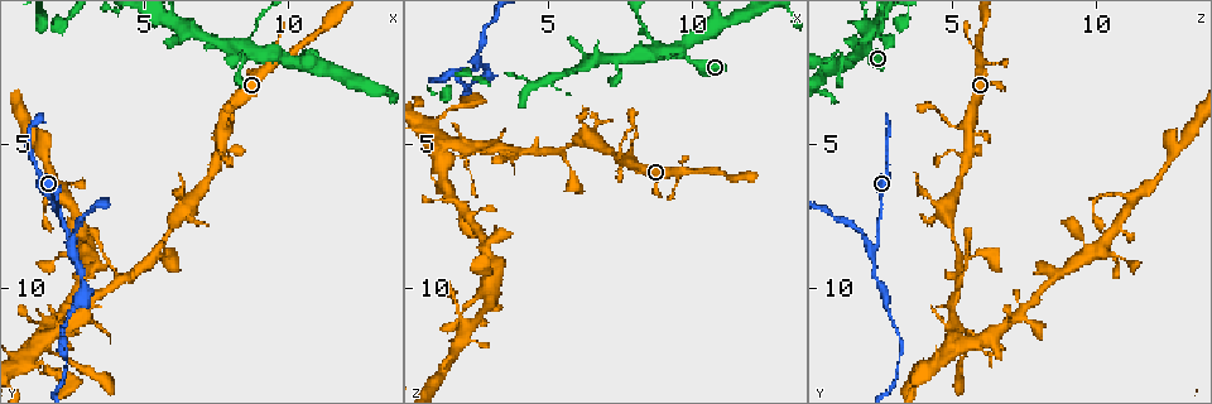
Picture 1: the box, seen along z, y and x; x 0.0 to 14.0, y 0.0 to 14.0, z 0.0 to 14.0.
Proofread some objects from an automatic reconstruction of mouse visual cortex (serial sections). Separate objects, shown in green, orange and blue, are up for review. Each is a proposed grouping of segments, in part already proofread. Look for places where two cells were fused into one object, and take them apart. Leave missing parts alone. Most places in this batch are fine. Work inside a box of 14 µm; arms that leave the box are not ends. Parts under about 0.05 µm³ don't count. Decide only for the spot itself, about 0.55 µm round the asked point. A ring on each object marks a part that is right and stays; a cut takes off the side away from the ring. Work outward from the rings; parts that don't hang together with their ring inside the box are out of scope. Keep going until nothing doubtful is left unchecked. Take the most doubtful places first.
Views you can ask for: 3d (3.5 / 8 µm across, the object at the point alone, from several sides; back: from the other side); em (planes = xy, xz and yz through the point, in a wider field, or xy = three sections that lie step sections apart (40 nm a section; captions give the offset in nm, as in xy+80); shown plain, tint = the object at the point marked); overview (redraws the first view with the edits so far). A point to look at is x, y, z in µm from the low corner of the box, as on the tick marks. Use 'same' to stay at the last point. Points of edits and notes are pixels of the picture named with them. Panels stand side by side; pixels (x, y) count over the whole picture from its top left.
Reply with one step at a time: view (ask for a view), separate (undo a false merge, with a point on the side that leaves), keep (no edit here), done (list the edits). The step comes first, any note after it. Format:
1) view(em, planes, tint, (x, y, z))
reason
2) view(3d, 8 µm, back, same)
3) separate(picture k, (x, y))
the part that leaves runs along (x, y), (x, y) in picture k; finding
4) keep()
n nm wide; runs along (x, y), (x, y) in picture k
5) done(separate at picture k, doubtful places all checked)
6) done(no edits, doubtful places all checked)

view(3d, 3.5 µm, (2.6, 8.6, 2.4))
sharp bend

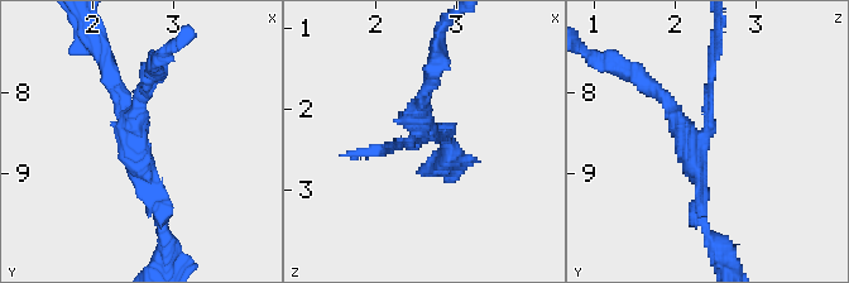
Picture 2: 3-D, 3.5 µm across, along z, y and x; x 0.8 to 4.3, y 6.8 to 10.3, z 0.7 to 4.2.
view(em, xy, step 1, tint, (2.55, 8.60, 2.30))
3 arms; arms of 150, 150, 200 nm

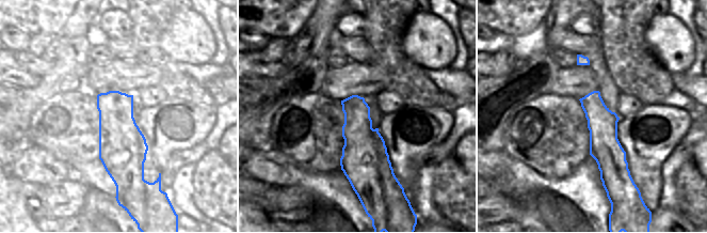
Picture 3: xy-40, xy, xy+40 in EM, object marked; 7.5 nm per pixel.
keep()
runs along (595, 93), (609, 183) in picture 3; one cell here

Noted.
view(3d, 3.5 µm, (8.9, 1.8, 1.9))
thin arm on a thick one

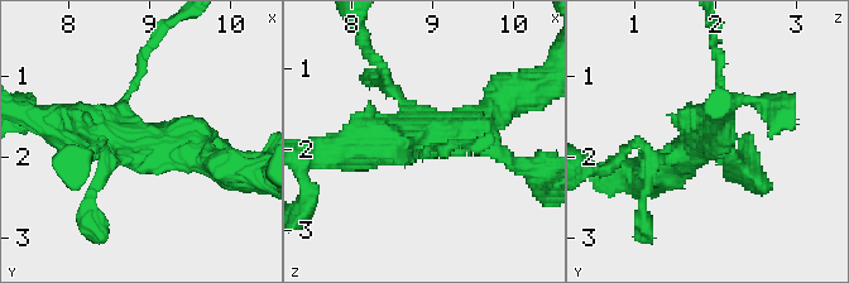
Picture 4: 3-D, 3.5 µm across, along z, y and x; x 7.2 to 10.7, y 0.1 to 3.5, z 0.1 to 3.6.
view(em, planes, tint, (8.90, 1.85, 1.80))
shape alone is not enough

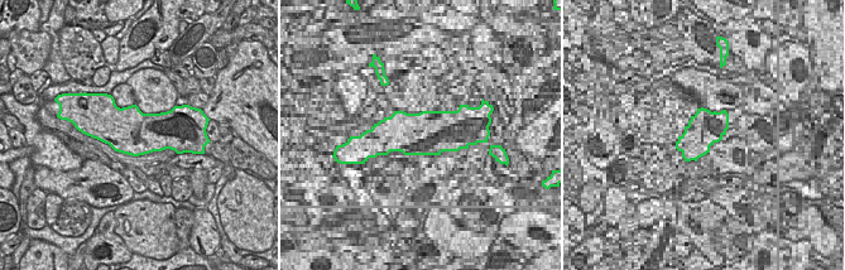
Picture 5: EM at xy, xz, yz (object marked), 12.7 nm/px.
view(em, xy, step 1, tint, same)
cut it another way

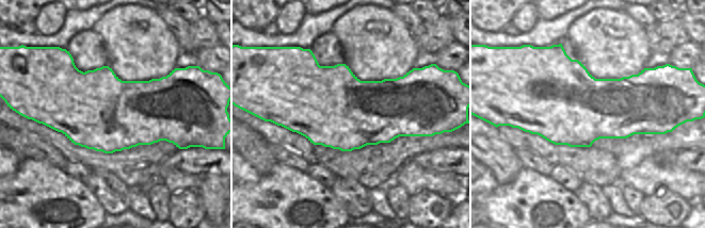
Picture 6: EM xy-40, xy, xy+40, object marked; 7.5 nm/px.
keep()
4 arms; arms of 100, 150, 200, 500 nm; runs along (219, 145), (60, 125) in picture 4; one cell here

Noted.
view(3d, 3.5 µm, (4.3, 9.7, 5.3))
small branch off a trunk

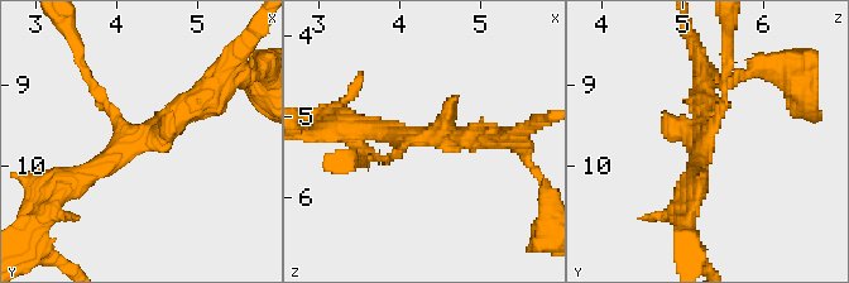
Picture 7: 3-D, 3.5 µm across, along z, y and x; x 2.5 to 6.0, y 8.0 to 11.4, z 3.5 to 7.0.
view(em, xy, step 3, tint, (4.30, 9.65, 5.25))

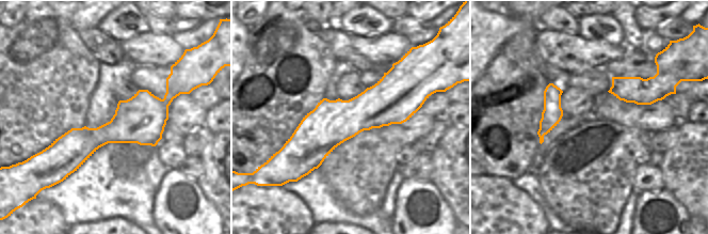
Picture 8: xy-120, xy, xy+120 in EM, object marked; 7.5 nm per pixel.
keep()
one cell here

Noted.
done(no edits, doubtful places all checked)

